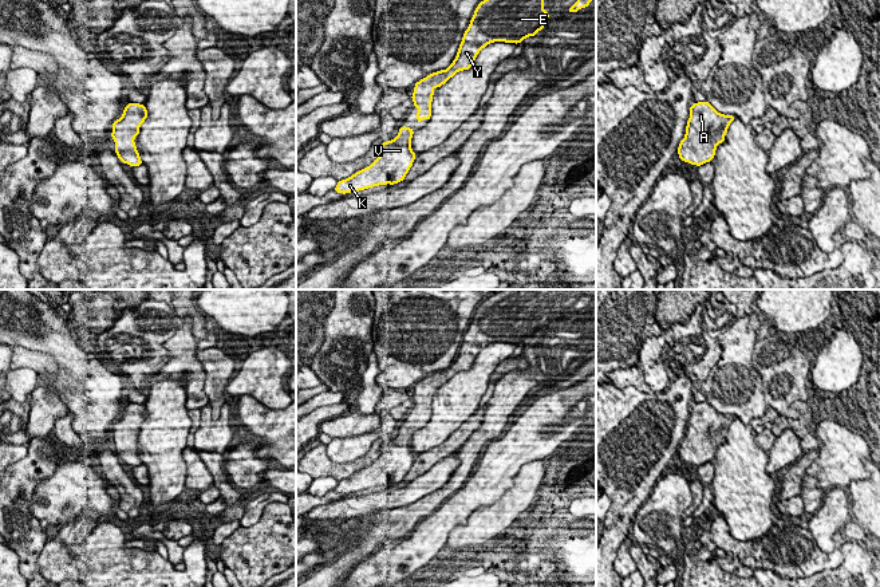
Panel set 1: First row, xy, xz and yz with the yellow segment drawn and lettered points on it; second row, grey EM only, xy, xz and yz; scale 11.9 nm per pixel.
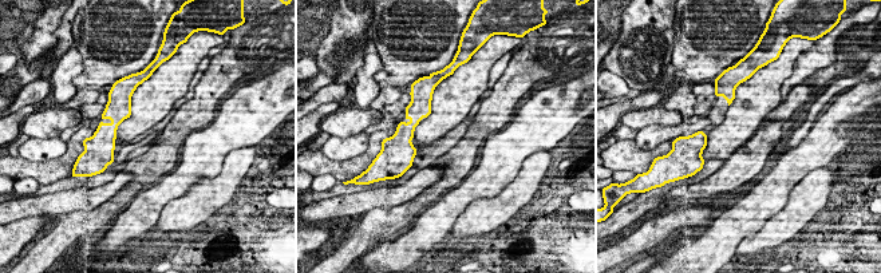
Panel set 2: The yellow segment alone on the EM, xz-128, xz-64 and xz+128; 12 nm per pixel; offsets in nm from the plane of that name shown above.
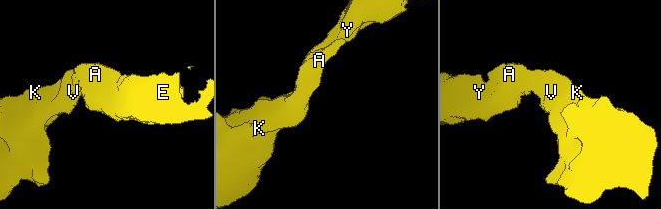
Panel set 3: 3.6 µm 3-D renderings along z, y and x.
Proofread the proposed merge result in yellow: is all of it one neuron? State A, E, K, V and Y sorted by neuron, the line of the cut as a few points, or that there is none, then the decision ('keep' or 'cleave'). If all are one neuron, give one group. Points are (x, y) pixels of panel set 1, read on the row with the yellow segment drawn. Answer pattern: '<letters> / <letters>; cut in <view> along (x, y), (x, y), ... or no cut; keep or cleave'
A K V / E Y; cut in yz along (686, 134), (693, 140), (714, 140), (718, 144); cleave

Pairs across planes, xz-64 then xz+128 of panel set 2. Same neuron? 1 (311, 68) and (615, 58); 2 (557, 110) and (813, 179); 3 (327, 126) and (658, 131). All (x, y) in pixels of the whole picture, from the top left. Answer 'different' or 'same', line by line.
1: different
2: different
3: different

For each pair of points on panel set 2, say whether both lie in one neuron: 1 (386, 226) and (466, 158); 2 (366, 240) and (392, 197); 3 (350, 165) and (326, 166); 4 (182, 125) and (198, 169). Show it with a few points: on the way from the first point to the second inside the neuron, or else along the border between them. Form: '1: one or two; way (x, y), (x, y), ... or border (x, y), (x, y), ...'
1: one; way (406, 209), (415, 200), (430, 196), (449, 178)
2: two; border (415, 196), (390, 208), (374, 209)
3: one; way (344, 166), (331, 166)
4: two; border (190, 131), (185, 138)

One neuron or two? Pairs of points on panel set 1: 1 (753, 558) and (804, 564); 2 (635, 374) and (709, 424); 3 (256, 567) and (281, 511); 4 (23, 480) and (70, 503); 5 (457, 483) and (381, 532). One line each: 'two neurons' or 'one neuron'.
1: one neuron
2: two neurons
3: one neuron
4: two neurons
5: one neuron

